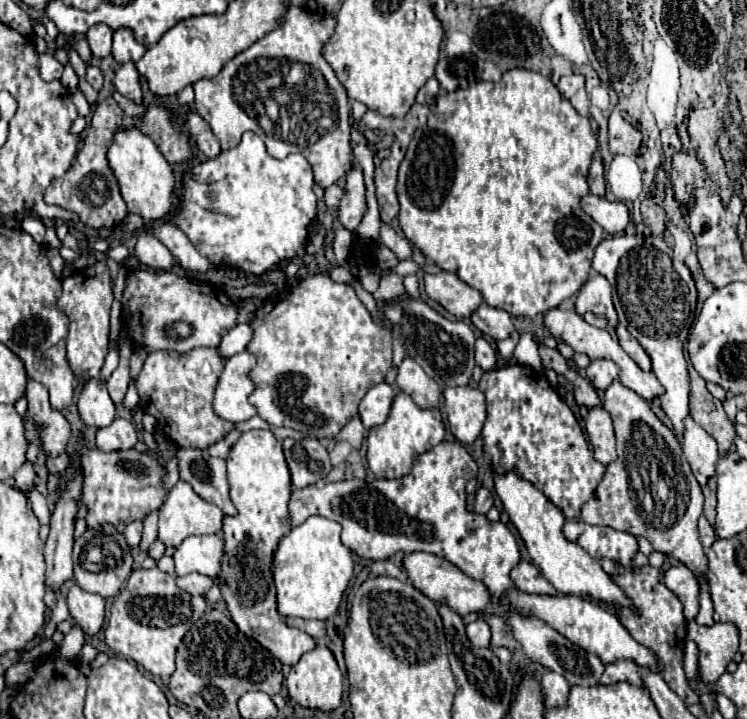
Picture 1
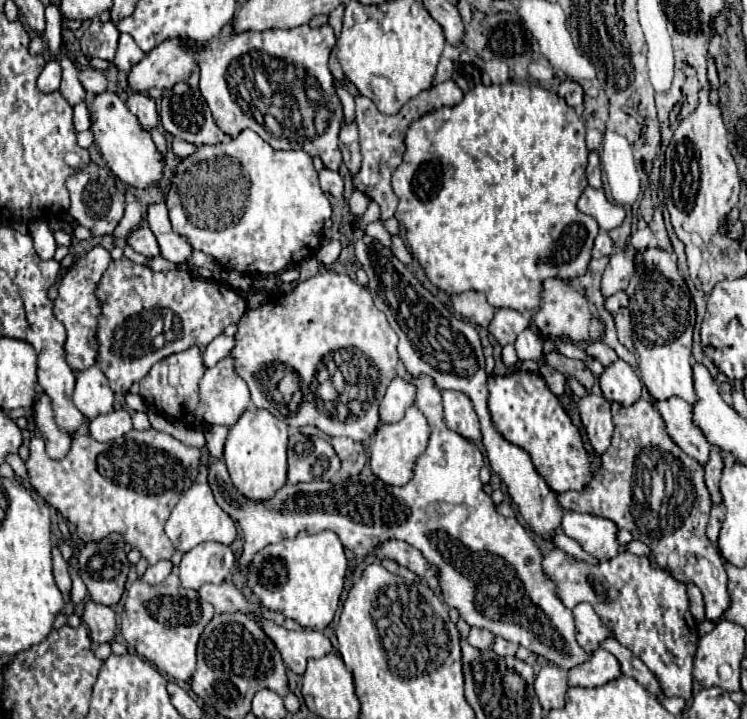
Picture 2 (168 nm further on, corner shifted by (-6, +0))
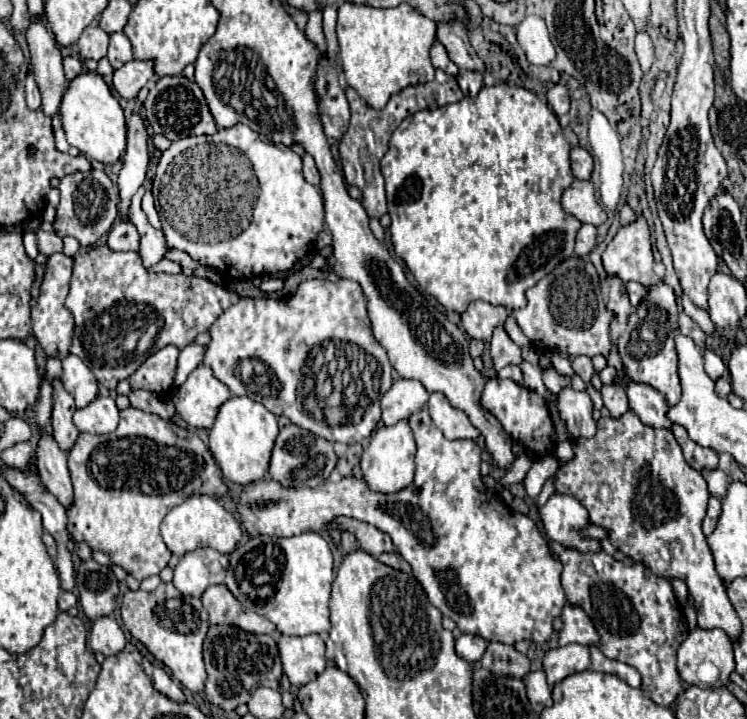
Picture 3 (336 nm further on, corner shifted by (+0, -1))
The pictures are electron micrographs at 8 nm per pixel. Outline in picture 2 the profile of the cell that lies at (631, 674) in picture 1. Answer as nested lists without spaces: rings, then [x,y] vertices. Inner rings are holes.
[[[598,647],[596,651],[590,653],[590,657],[580,663],[580,667],[572,667],[566,673],[568,685],[570,687],[598,687],[604,685],[616,677],[620,677],[620,665],[616,661],[616,657],[612,653],[608,653],[606,649]]]

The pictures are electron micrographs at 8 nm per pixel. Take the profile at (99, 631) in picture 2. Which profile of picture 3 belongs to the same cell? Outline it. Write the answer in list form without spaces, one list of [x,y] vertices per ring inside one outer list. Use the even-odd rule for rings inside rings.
[[[100,616],[92,622],[90,646],[94,648],[94,652],[102,652],[104,656],[118,654],[126,646],[124,632],[112,616]]]

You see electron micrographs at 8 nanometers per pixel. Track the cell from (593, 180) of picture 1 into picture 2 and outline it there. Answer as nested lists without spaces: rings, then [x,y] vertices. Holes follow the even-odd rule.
[[[590,151],[588,155],[588,167],[586,167],[586,179],[588,179],[588,185],[590,187],[596,187],[596,189],[602,189],[602,169],[600,169],[600,159],[598,159],[598,153],[596,151]]]

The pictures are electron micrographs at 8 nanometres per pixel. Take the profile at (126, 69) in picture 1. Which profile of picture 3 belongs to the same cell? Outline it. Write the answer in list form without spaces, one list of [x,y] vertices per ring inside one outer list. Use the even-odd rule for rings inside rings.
[[[132,112],[132,116],[126,122],[128,126],[128,148],[126,156],[122,160],[122,170],[118,176],[118,188],[120,188],[120,214],[126,220],[130,198],[134,192],[144,184],[146,170],[148,170],[148,144],[150,136],[146,132],[144,118],[138,112]]]

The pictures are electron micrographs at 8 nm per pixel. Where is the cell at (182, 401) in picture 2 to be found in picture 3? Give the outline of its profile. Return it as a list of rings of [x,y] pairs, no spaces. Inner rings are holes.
[[[166,346],[154,352],[136,372],[130,376],[132,390],[148,390],[154,394],[170,396],[174,390],[174,376],[178,366],[180,350],[176,346]]]

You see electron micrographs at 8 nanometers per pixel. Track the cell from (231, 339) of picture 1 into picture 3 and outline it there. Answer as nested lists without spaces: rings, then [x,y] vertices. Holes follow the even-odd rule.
[[[190,344],[190,346],[180,350],[178,372],[176,372],[176,378],[174,378],[174,384],[176,384],[174,392],[178,390],[178,386],[182,386],[182,382],[188,378],[188,374],[202,364],[204,354],[206,354],[206,346],[198,346],[198,344]]]

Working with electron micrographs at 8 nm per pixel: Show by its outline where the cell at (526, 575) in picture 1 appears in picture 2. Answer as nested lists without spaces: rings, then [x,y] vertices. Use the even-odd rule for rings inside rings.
[[[554,547],[550,555],[544,557],[544,571],[556,581],[558,595],[568,609],[574,609],[578,603],[590,603],[594,611],[604,619],[604,627],[612,631],[612,635],[620,641],[620,645],[628,647],[632,655],[644,661],[644,665],[656,677],[660,689],[666,697],[680,697],[684,701],[692,699],[692,667],[694,667],[694,653],[698,645],[698,623],[694,621],[688,609],[688,595],[686,585],[672,579],[664,569],[658,569],[650,563],[648,557],[636,557],[628,551],[620,551],[614,559],[590,565],[580,561],[562,549]]]

